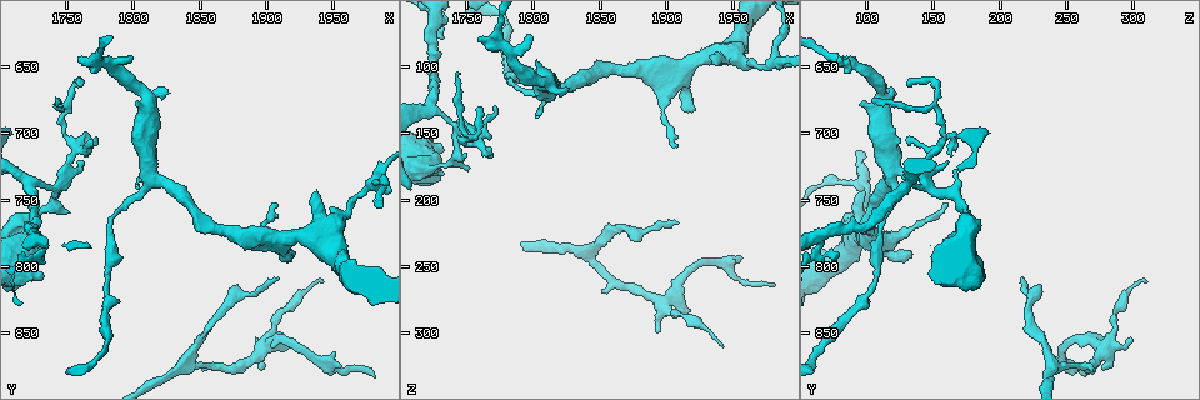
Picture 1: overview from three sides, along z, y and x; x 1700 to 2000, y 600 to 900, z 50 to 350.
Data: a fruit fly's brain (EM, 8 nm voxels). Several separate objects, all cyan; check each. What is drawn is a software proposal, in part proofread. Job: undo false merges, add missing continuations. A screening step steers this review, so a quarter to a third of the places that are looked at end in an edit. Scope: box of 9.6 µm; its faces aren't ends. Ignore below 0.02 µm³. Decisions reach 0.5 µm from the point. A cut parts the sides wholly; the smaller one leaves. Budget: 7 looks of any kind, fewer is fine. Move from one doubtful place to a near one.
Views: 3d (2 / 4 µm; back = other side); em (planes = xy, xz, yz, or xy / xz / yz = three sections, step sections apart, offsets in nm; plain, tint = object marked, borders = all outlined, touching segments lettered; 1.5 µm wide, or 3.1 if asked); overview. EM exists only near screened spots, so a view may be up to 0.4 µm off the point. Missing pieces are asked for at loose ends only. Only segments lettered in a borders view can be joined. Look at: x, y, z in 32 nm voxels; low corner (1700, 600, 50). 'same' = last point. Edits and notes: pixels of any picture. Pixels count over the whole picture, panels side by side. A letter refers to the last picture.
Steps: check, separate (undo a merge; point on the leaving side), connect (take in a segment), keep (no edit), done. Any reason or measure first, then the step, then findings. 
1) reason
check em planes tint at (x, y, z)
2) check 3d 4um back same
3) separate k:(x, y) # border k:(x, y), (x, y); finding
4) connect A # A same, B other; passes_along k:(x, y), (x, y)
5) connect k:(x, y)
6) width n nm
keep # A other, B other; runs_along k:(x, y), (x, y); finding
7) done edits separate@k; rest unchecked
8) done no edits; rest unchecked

branch point
check em planes borders at (1898, 858, 280)

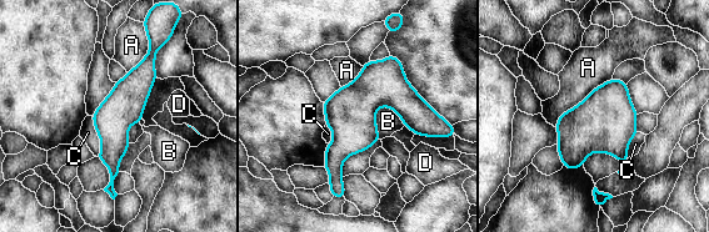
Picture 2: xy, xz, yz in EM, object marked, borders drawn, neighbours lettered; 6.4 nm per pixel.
keep # A other, B other, C other, D other; runs_along 2:(151, 53), (113, 117), (113, 175); one cell here

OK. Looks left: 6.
tapers out
check em planes tint at (1910, 808, 218)

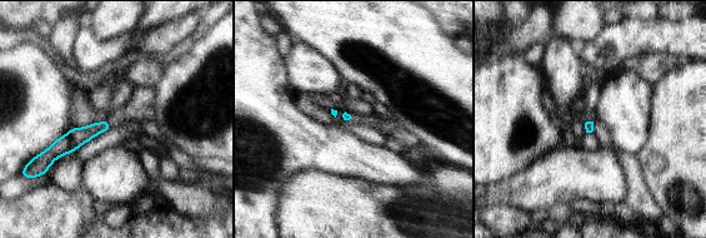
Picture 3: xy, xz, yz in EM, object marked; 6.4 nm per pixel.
check em planes borders same

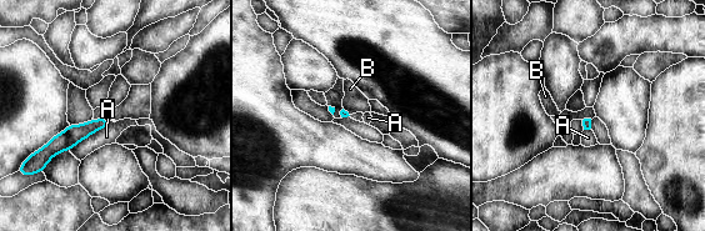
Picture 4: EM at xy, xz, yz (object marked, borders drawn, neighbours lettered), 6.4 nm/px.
keep # A other, B other; border 4:(109, 120), (69, 150); no lettered segment goes on from it

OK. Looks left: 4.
branch stops here
check 3d 2um at (1982, 880, 264)

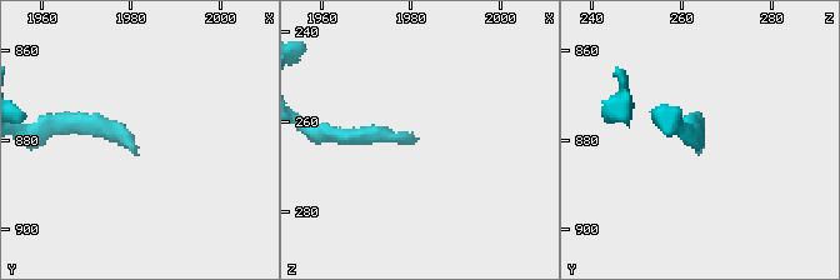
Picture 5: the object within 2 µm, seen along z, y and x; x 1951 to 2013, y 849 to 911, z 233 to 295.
shape alone is not enough
check em planes borders at (1981, 883, 264)

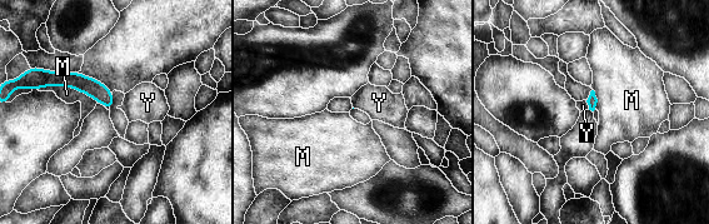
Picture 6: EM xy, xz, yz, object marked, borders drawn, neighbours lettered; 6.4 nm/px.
connect 6:(583, 105) # M other, Y same; passes_along 6:(592, 100), (588, 104), (583, 105); the cell continues

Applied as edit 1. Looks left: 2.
done edits connect@6; rest unchecked

